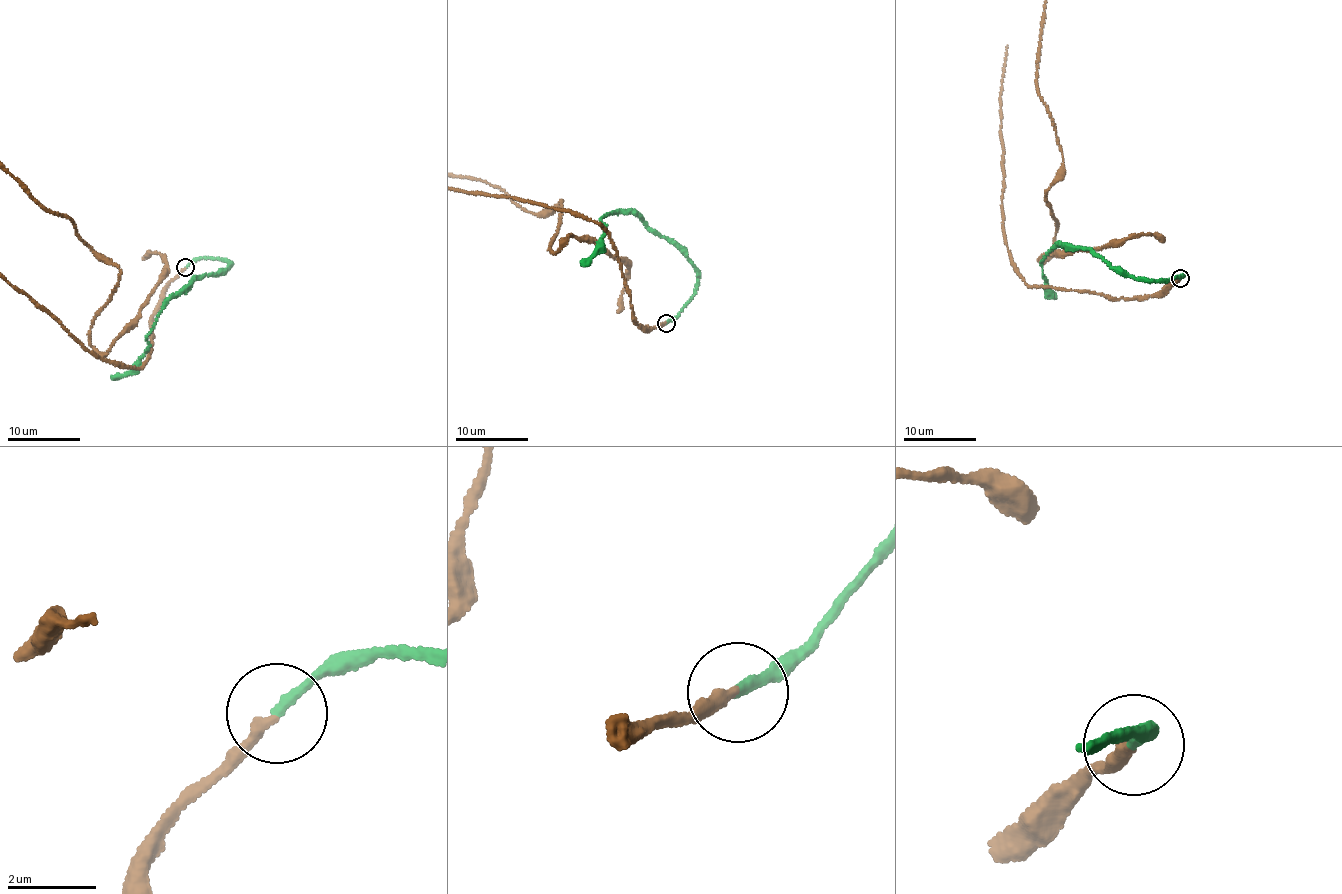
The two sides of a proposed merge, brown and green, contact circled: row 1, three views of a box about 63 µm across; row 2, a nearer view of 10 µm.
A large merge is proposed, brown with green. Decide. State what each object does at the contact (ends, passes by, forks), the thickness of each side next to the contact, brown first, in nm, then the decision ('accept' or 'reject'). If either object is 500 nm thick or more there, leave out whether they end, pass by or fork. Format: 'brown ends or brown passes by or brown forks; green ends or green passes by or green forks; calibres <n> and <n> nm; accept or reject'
brown ends; green ends; calibres 240 and 240 nm; accept

